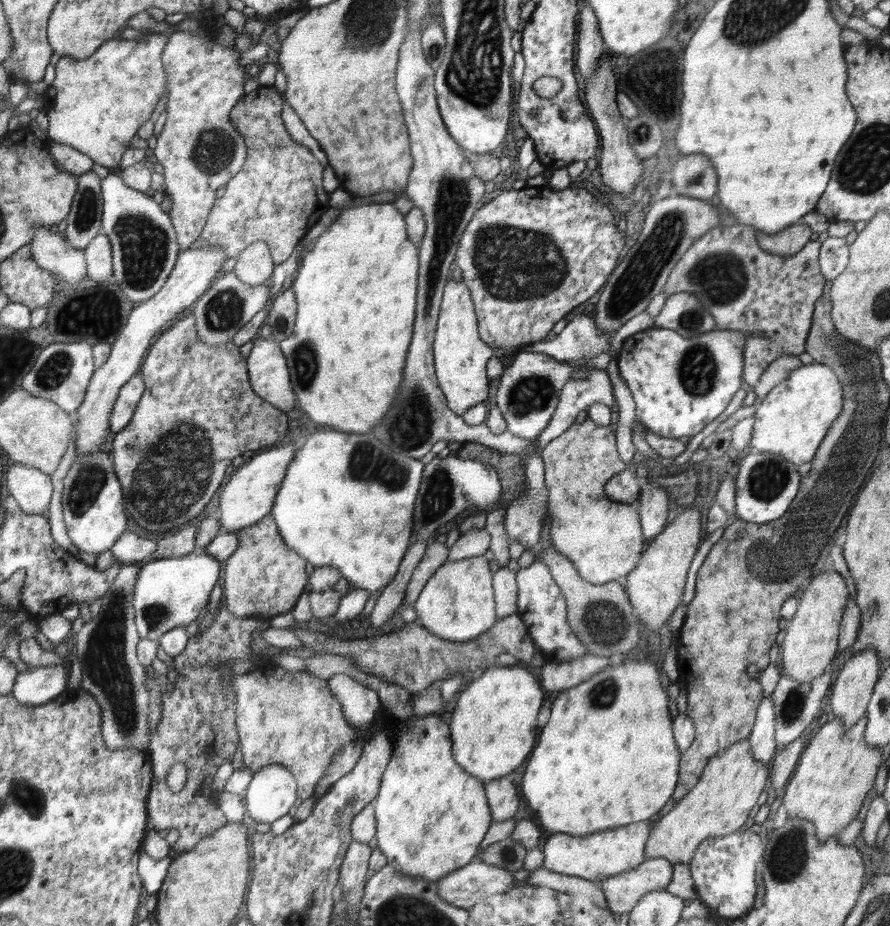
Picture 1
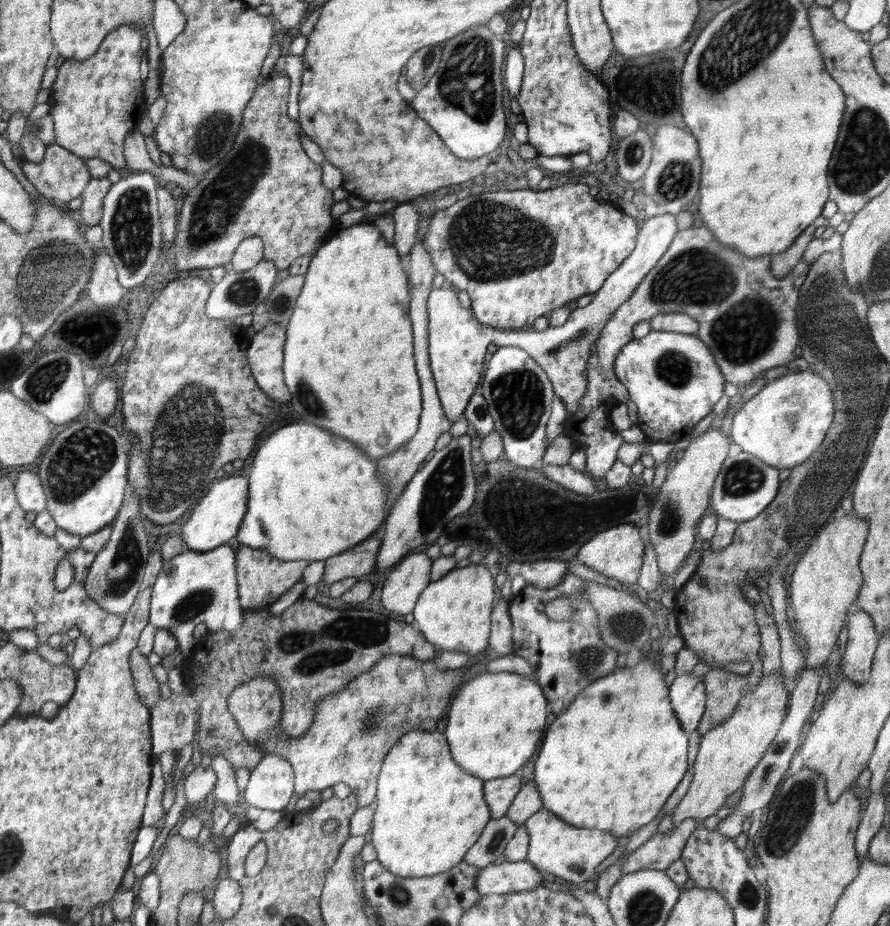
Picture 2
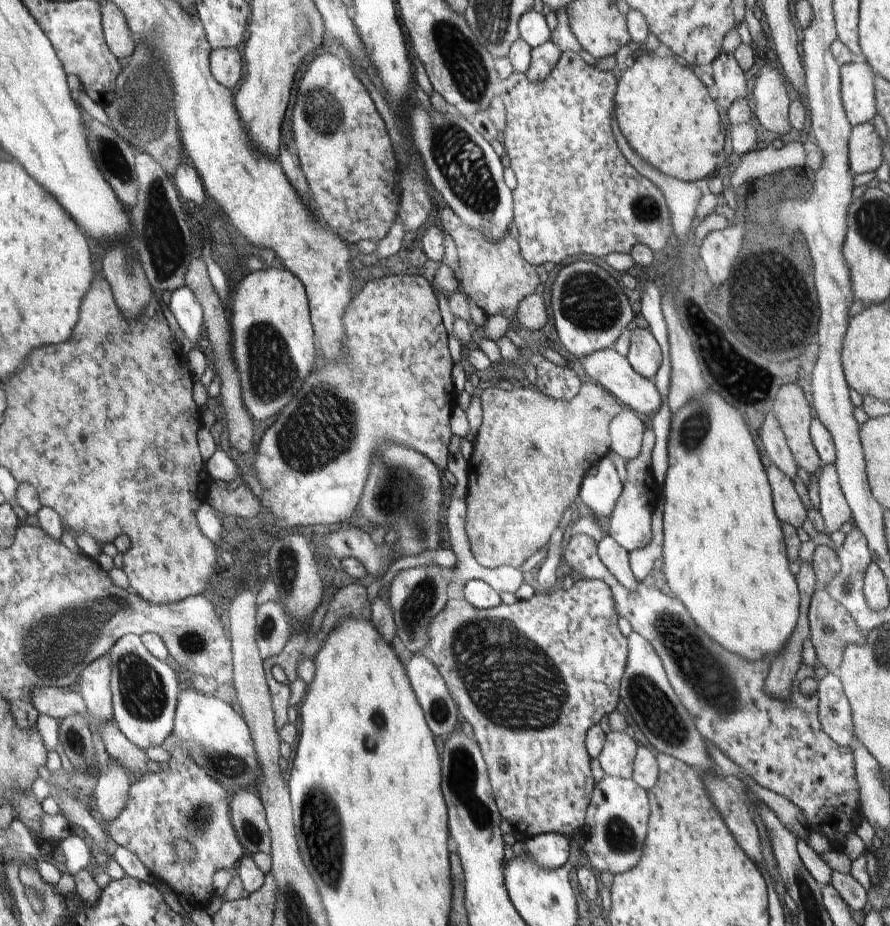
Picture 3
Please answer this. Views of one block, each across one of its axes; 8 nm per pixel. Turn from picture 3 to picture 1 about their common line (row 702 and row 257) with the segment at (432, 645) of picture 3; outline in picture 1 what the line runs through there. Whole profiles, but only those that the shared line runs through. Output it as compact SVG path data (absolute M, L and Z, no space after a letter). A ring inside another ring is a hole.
M547 184L539 188L503 190L503 194L483 204L469 224L463 228L453 256L455 268L461 270L461 282L469 290L475 306L479 338L489 348L523 348L525 344L543 342L551 328L575 306L593 298L607 276L615 270L619 252L625 246L625 234L619 234L611 210L593 200L583 188L551 190Z

